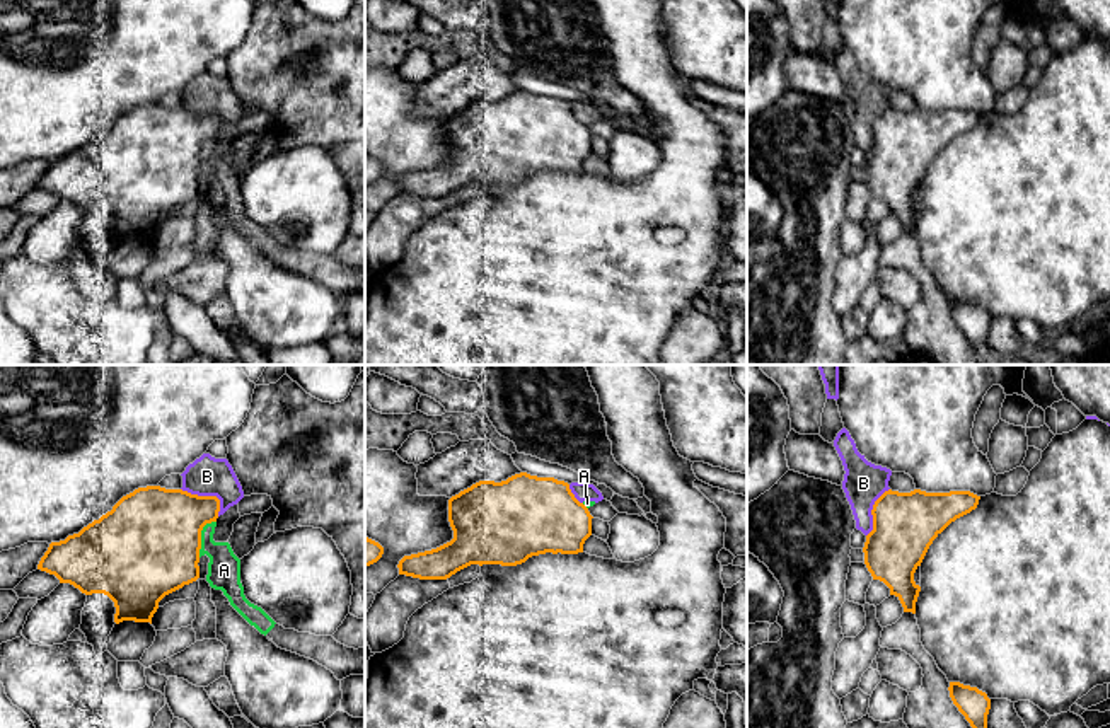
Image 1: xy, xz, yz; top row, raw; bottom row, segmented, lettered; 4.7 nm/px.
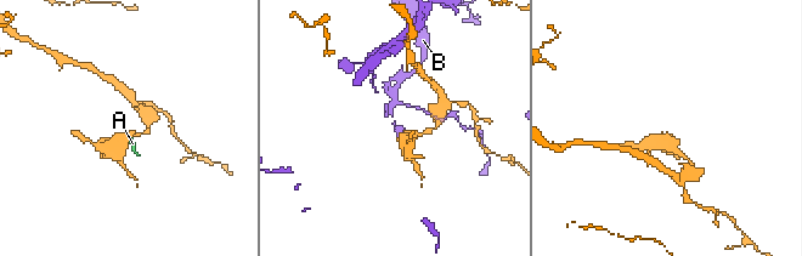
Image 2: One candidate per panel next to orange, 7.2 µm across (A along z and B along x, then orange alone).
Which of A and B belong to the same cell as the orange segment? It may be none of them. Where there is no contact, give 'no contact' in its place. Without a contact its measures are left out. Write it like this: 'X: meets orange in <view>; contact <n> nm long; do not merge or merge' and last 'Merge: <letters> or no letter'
A: meets orange in xy; contact 190 nm long; do not merge
B: meets orange in xy; contact 220 nm long; do not merge
Merge: no letter

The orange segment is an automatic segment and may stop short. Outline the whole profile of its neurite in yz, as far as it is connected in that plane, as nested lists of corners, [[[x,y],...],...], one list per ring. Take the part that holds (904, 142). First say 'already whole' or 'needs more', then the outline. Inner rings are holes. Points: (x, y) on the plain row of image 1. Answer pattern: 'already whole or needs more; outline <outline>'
already whole; outline [[[885,109],[873,123],[873,148],[863,165],[873,198],[883,199],[904,230],[916,232],[921,205],[914,191],[933,159],[957,136],[977,126],[970,109],[911,111]]]

